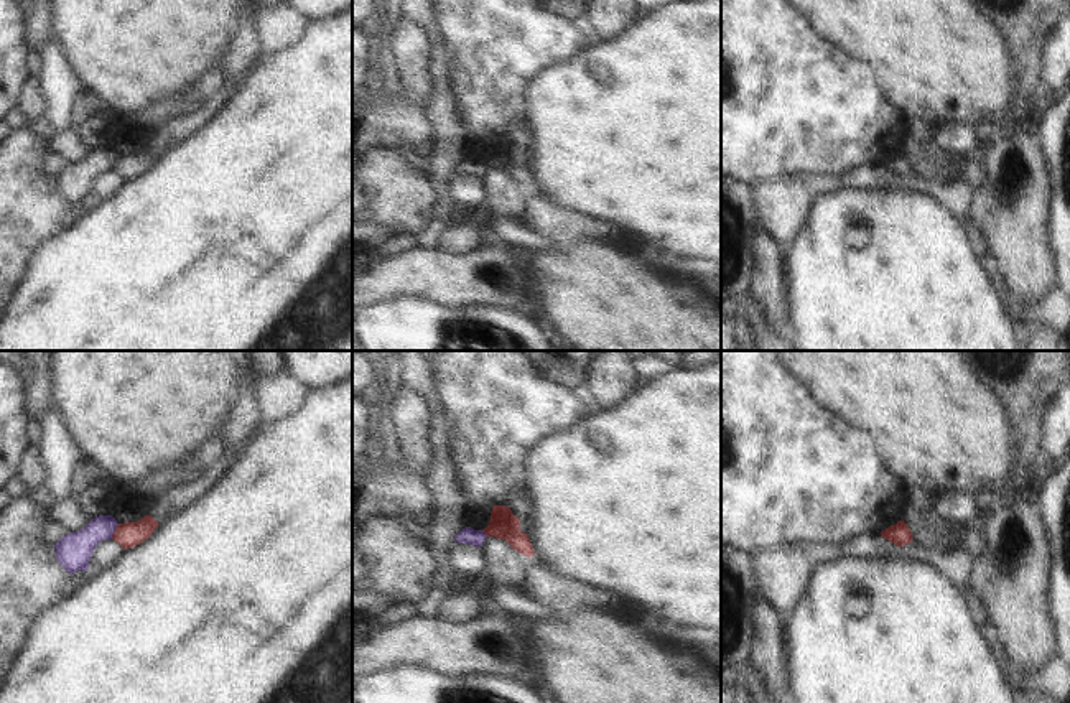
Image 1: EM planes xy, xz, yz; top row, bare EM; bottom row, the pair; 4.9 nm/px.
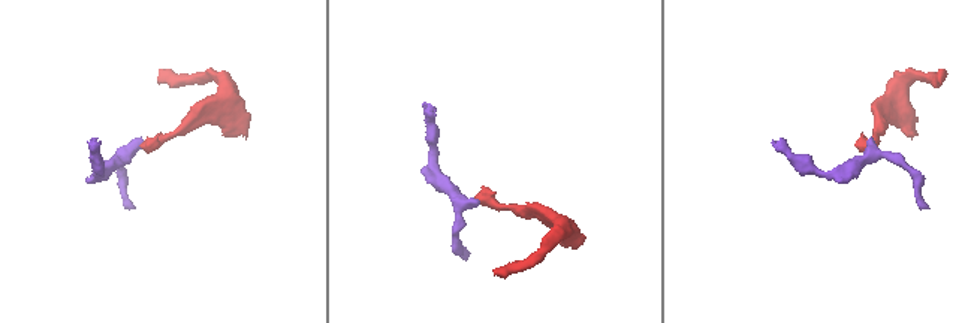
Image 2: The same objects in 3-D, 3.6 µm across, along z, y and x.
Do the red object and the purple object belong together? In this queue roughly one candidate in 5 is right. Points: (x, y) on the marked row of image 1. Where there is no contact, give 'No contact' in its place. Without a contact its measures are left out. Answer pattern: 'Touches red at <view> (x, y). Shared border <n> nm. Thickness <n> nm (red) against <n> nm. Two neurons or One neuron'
Touches red at xy (116, 530). Shared border 80 nm. Thickness 130 nm (red) against 170 nm. Two neurons

